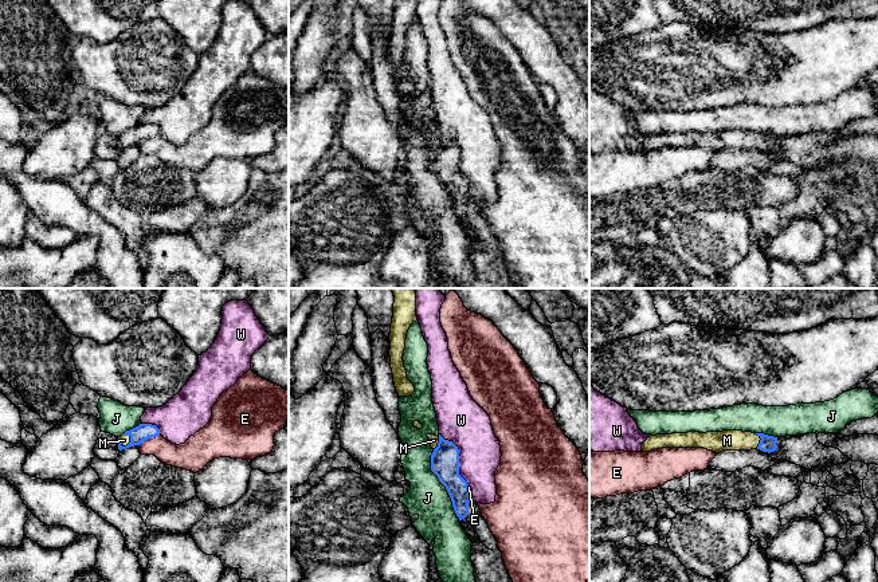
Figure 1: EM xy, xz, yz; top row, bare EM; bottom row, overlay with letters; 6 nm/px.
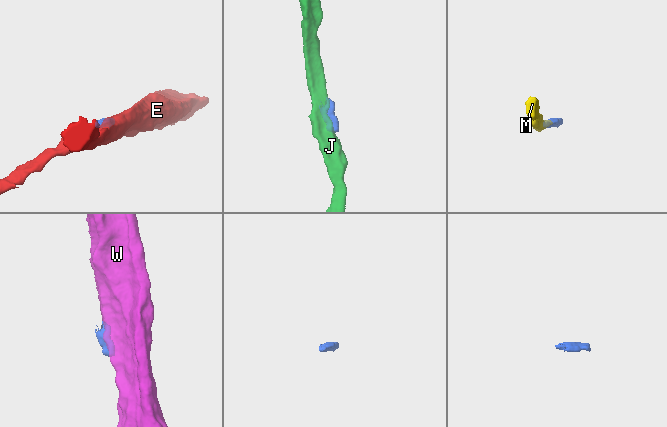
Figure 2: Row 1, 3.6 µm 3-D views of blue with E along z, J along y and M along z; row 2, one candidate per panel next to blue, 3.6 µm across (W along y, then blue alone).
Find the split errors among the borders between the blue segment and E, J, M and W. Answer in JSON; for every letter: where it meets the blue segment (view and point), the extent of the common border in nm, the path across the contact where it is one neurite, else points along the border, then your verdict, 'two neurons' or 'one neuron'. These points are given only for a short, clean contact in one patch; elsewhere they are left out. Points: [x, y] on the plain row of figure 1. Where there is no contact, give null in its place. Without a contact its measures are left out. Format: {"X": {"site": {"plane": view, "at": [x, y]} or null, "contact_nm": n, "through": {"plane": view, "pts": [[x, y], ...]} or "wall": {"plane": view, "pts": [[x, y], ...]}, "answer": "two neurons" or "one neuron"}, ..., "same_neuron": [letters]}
{"E": {"site": {"plane": "xy", "at": [148, 137]}, "contact_nm": 150, "answer": "two neurons"}, "J": {"site": {"plane": "xz", "at": [442, 183]}, "contact_nm": 460, "wall": {"plane": "xz", "pts": [[432, 149], [431, 170], [445, 187], [453, 209], [459, 219]]}, "answer": "two neurons"}, "M": {"site": {"plane": "yz", "at": [760, 141]}, "contact_nm": 100, "through": {"plane": "yz", "pts": [[768, 142], [760, 141], [726, 140]]}, "answer": "one neuron"}, "W": {"site": {"plane": "xz", "at": [459, 157]}, "contact_nm": 360, "answer": "two neurons"}, "same_neuron": ["M"]}

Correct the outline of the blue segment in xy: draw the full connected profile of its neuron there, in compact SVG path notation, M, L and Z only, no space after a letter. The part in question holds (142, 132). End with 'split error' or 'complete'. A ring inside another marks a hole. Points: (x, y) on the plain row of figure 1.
M140 123L138 126L126 130L118 138L118 149L126 149L129 146L140 145L142 141L160 134L160 129L152 123Z; split error

